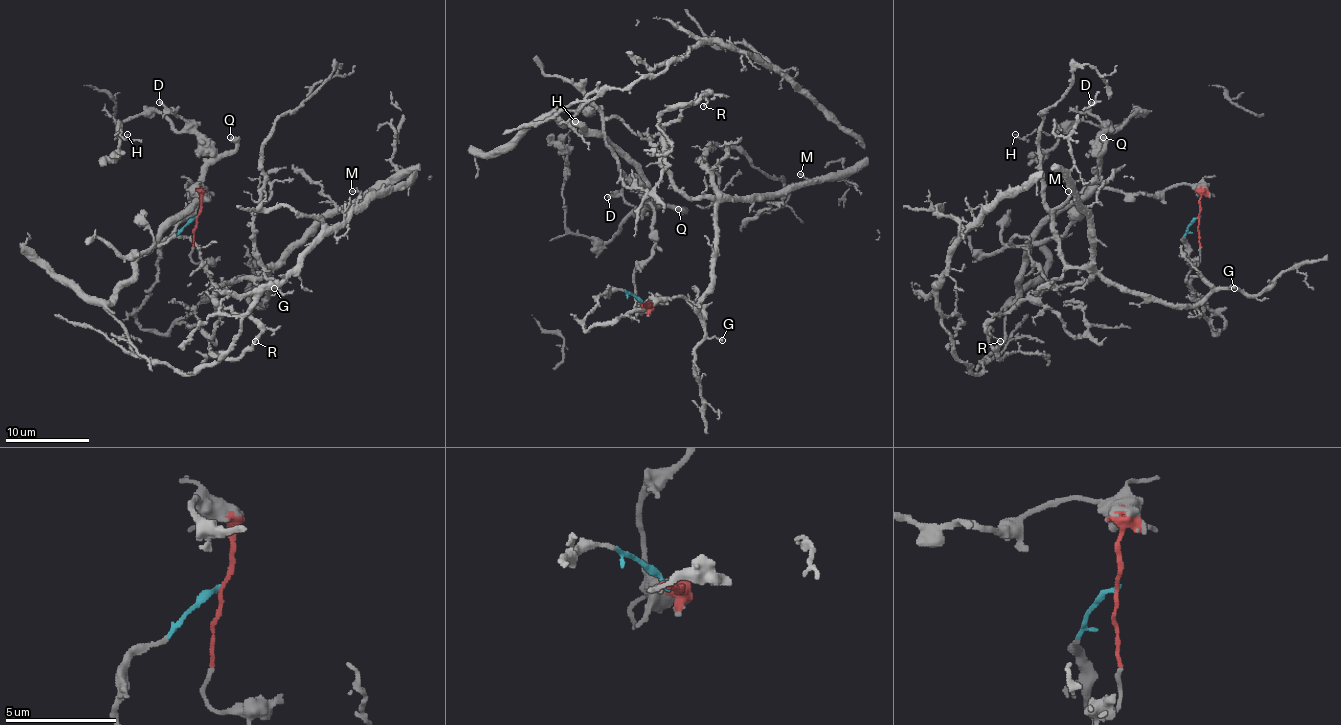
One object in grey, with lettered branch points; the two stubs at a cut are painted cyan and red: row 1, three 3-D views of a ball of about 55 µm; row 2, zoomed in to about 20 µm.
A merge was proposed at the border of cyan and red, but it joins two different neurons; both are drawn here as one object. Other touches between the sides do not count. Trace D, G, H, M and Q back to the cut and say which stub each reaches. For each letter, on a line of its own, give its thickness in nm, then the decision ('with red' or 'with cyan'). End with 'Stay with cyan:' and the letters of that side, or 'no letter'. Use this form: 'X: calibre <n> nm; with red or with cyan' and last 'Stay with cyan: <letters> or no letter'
D: calibre 200 nm; with red
G: calibre 170 nm; with cyan
H: calibre 90 nm; with red
M: calibre 90 nm; with cyan
Q: calibre 280 nm; with red
Stay with cyan: G, M

